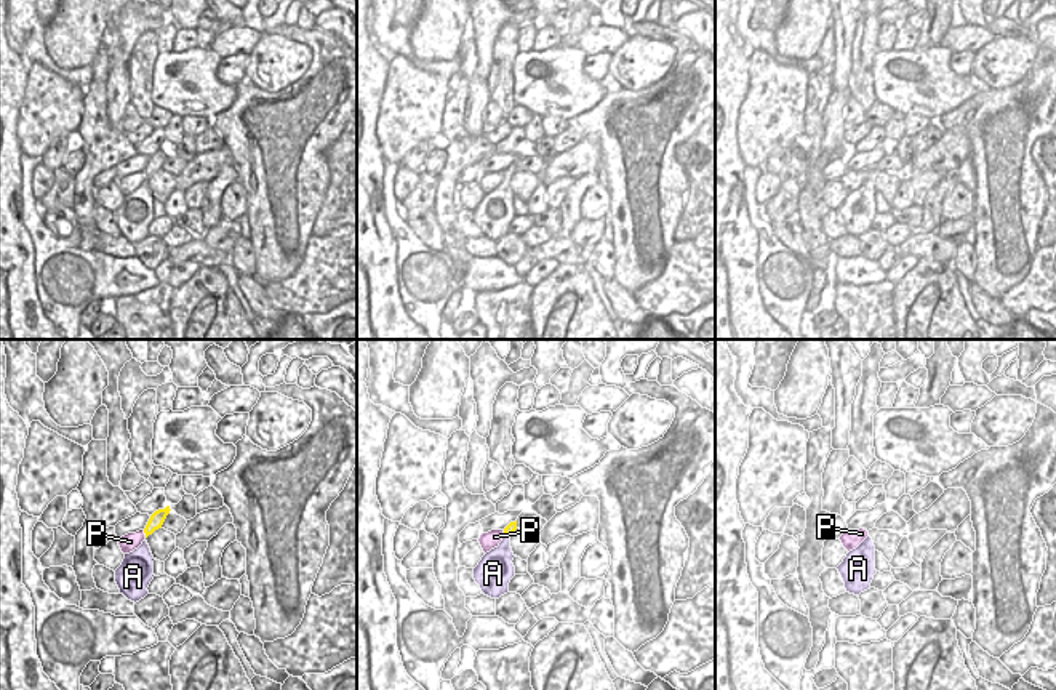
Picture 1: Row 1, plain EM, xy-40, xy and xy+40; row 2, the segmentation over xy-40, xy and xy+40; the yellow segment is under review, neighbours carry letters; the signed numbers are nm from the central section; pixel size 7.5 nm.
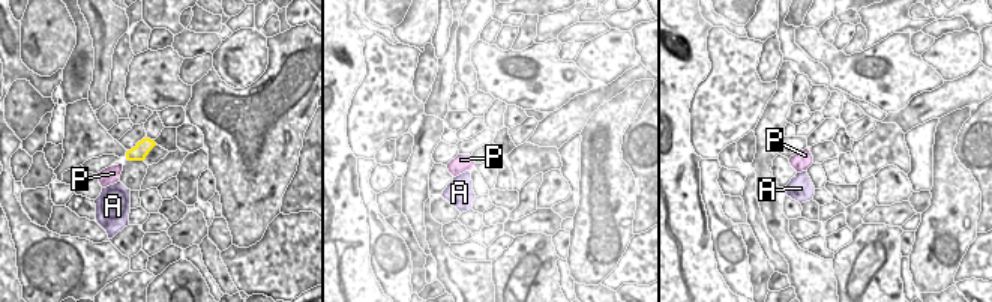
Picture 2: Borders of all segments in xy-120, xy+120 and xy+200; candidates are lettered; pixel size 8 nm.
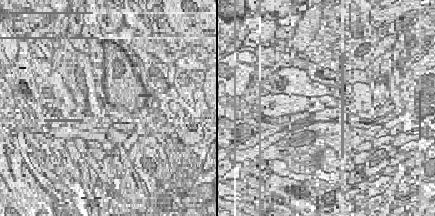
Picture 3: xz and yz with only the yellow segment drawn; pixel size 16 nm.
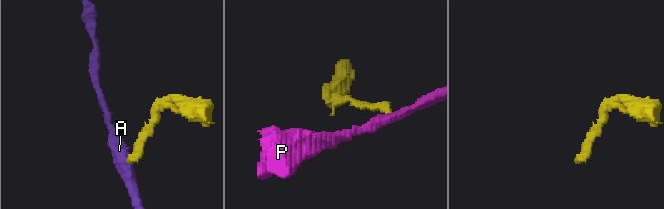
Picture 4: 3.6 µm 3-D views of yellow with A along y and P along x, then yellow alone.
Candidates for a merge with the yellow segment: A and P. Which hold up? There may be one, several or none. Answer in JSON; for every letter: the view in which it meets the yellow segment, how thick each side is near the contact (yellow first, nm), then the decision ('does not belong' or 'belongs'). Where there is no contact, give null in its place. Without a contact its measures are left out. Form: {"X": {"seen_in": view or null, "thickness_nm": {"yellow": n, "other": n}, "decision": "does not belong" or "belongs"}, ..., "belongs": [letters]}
{"A": {"seen_in": "xy", "thickness_nm": {"yellow": 70, "other": 220}, "decision": "belongs"}, "P": {"seen_in": "xy-40", "thickness_nm": {"yellow": 110, "other": 140}, "decision": "does not belong"}, "belongs": ["A"]}

